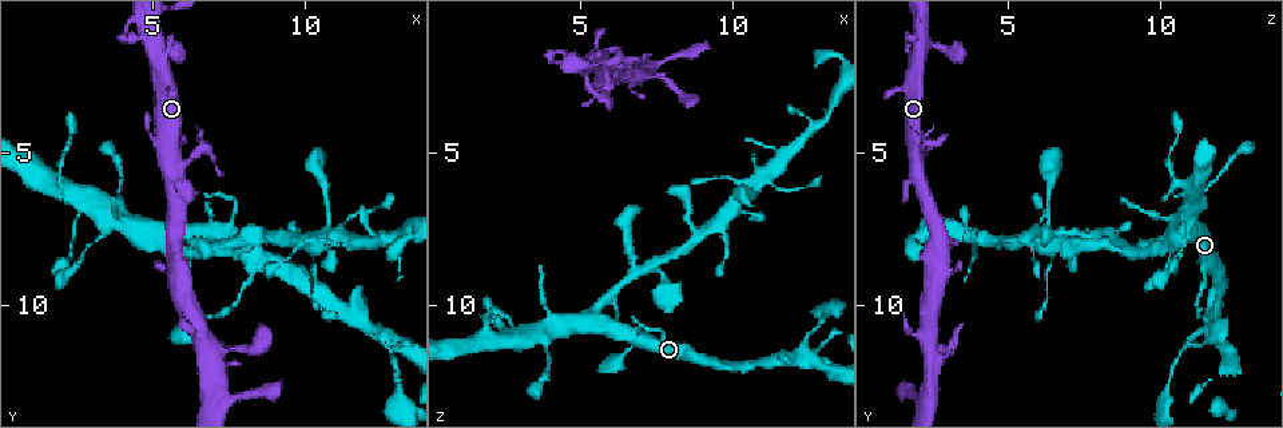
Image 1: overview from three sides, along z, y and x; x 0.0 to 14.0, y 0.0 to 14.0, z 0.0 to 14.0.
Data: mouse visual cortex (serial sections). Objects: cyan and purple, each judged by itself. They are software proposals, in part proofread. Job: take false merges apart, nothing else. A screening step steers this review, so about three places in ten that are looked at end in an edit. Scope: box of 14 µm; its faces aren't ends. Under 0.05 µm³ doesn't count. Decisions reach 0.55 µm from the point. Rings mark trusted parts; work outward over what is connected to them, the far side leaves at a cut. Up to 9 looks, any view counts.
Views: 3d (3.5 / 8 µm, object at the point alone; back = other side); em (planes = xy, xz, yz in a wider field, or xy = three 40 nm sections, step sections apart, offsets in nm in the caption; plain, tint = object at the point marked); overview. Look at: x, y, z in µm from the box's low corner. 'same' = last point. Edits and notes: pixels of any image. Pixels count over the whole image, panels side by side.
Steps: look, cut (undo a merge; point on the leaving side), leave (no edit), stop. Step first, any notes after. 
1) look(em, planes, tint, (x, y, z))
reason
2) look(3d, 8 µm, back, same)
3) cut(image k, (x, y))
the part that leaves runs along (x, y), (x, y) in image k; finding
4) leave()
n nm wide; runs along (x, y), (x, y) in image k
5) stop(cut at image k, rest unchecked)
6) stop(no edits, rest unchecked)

look(em, xy, step 1, tint, (12.1, 10.7, 11.5))
four or more arms meet

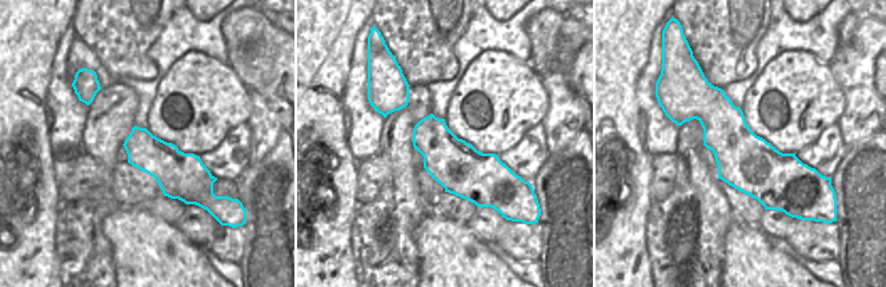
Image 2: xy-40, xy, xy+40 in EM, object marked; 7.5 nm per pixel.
look(3d, 3.5 µm, same)
see where the arms go

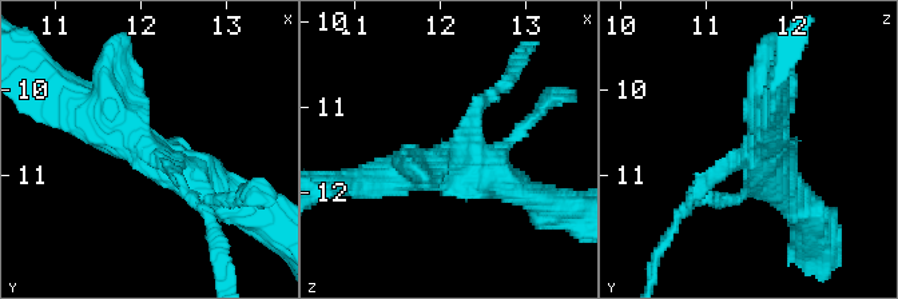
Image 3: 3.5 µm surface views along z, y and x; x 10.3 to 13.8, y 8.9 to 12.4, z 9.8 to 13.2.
leave()
4 arms; arms of 150, 200, 450, 450 nm; runs along (86, 107), (225, 196) in image 3; one cell here

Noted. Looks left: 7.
look(3d, 3.5 µm, (2.4, 8.7, 10.3))
calibre changes

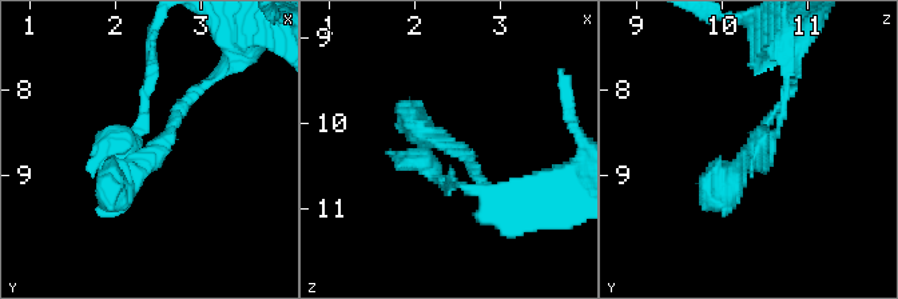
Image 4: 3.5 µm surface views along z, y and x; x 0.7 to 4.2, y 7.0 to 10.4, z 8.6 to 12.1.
look(em, xy, step 1, tint, (2.35, 8.85, 10.30))
need the tissue

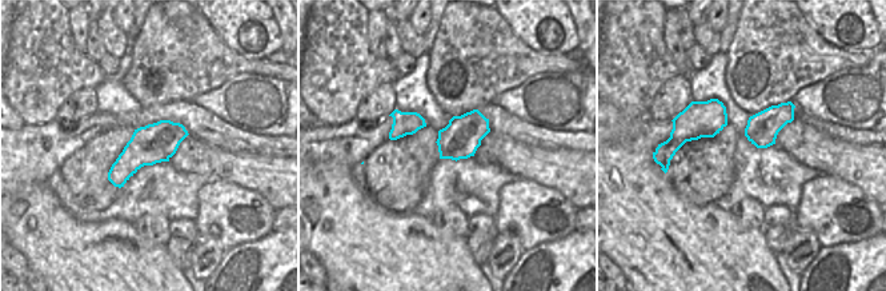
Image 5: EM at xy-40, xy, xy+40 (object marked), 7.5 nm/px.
leave()
runs along (193, 92), (118, 191), (98, 191) in image 4; one cell here

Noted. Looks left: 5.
look(3d, 3.5 µm, (3.8, 6.5, 11.3))
thick turns thin

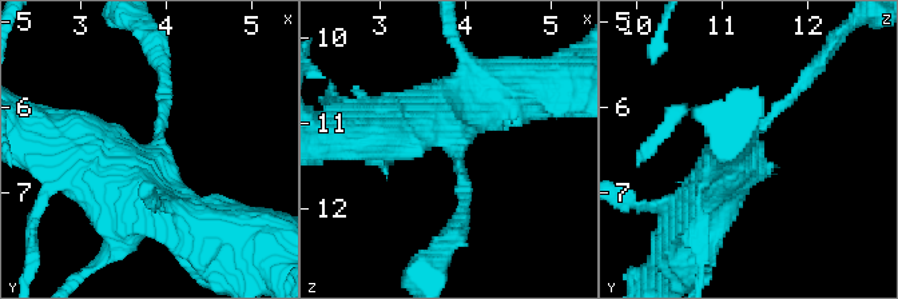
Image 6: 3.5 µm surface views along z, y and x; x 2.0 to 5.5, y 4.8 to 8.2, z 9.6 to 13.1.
look(em, xy, step 5, tint, (3.85, 6.45, 11.35))
arms of 150, 700 nm

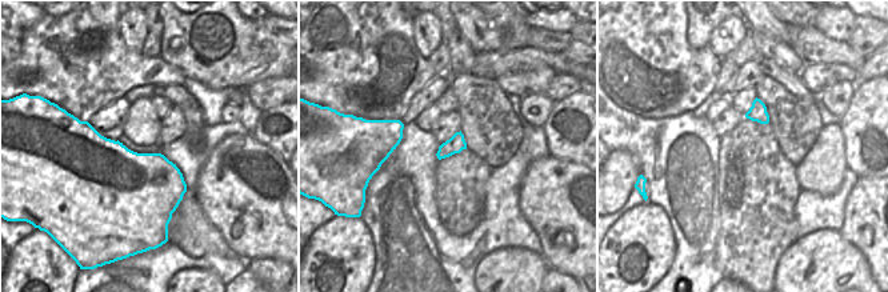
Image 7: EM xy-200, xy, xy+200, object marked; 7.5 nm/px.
look(em, planes, tint, same)
another direction

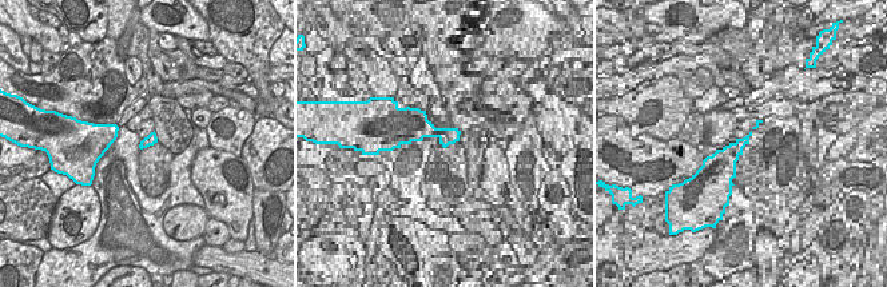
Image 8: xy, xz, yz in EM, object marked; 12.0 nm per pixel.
leave()
140 nm wide; runs along (703, 207), (727, 170), (813, 71) in image 6; all the same cell

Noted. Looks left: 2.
look(3d, 3.5 µm, (1.0, 5.8, 11.3))
thick turns thin

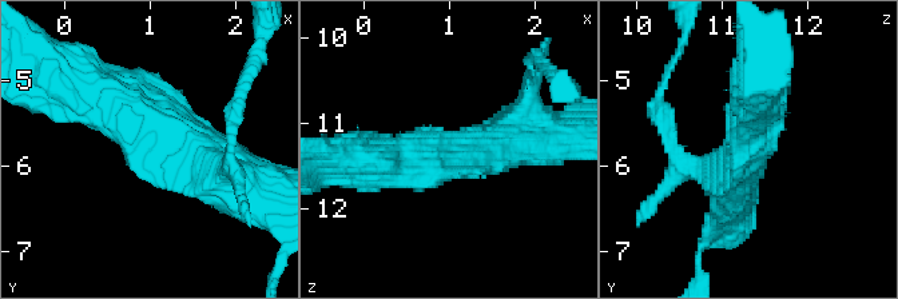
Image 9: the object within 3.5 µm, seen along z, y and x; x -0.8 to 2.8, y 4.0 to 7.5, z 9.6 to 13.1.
look(em, planes, tint, (1.05, 5.90, 11.30))
need the tissue

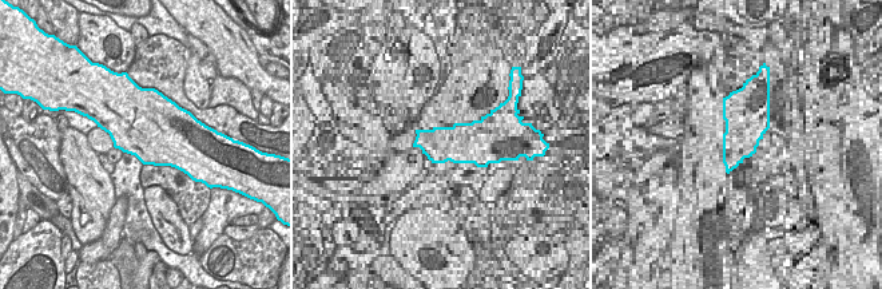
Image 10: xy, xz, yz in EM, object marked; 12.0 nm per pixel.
leave()
arms of 500, 600 nm; runs along (529, 122), (488, 152), (442, 135) in image 9; all the same cell

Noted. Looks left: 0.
stop(no edits, rest unchecked)

